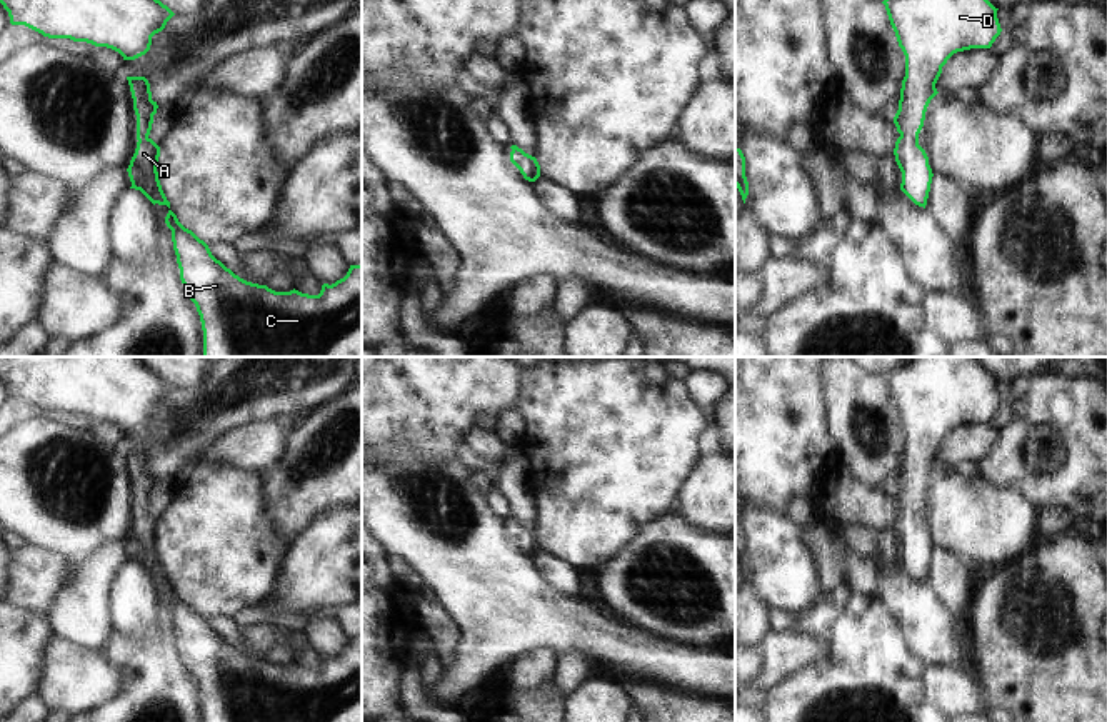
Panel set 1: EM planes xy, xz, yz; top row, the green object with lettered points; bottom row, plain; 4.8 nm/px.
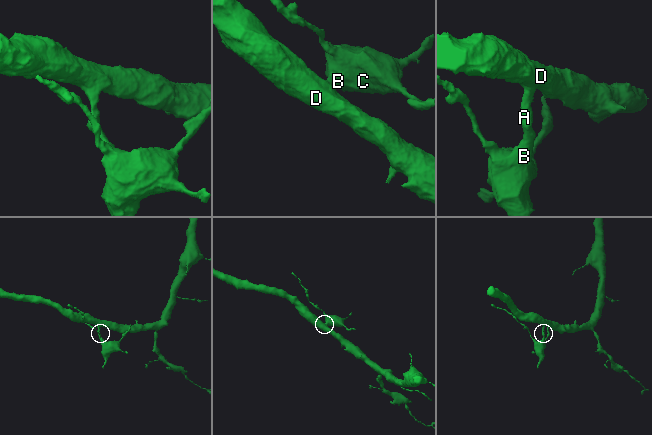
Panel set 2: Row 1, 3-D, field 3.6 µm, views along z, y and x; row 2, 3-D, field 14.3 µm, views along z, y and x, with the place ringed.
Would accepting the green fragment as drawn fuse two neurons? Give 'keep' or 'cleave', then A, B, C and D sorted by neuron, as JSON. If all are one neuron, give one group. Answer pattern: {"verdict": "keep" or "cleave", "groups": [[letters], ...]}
{"verdict": "keep", "groups": [["A", "B", "C", "D"]]}

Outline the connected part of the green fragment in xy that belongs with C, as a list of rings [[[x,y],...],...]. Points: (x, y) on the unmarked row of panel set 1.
[[[168,584],[165,590],[172,604],[180,654],[195,677],[203,704],[203,722],[362,722],[362,639],[350,639],[347,649],[335,657],[323,657],[318,669],[298,664],[275,665],[267,659],[247,655],[217,634],[208,619],[185,602]]]

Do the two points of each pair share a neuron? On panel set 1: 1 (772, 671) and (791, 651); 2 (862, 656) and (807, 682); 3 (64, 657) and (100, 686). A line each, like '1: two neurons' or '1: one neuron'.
1: one neuron
2: one neuron
3: one neuron

